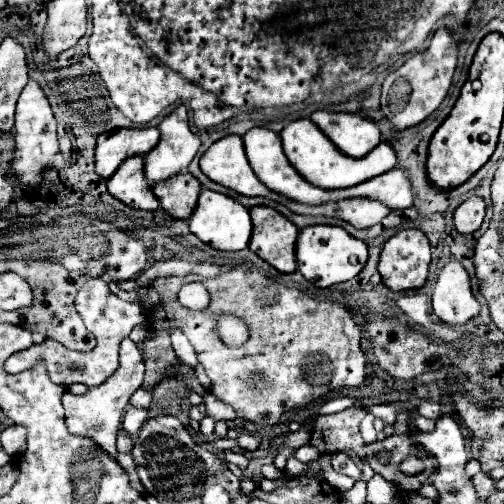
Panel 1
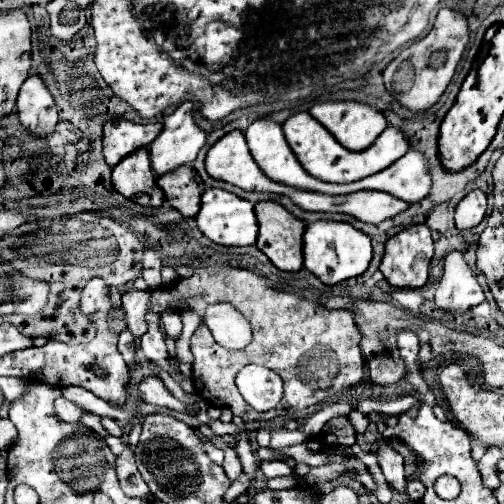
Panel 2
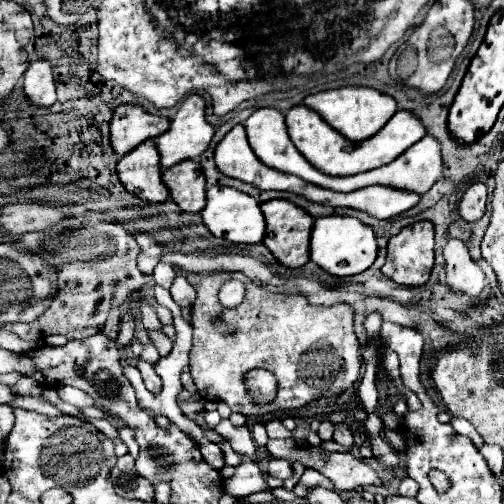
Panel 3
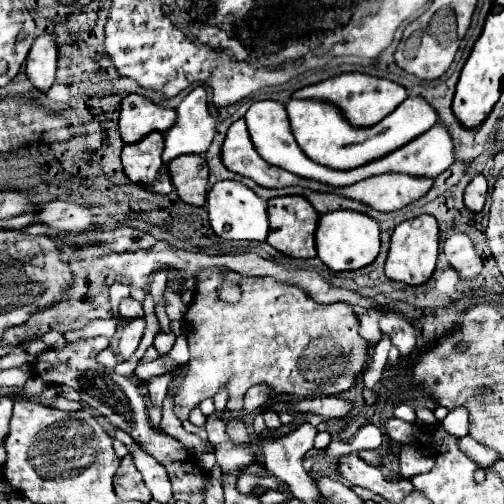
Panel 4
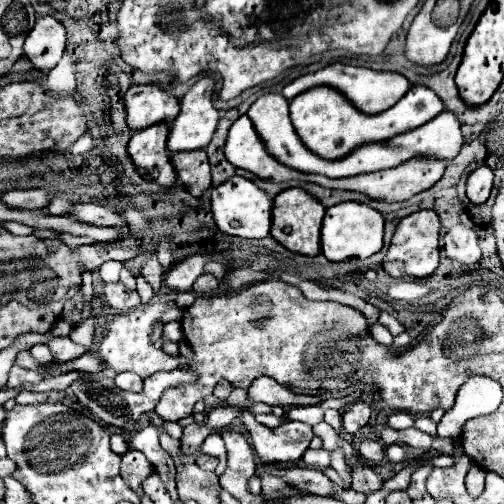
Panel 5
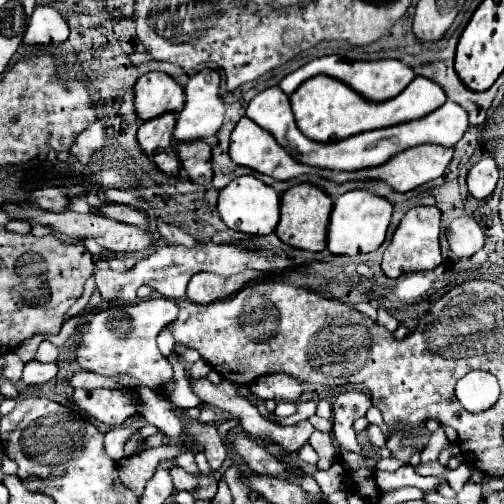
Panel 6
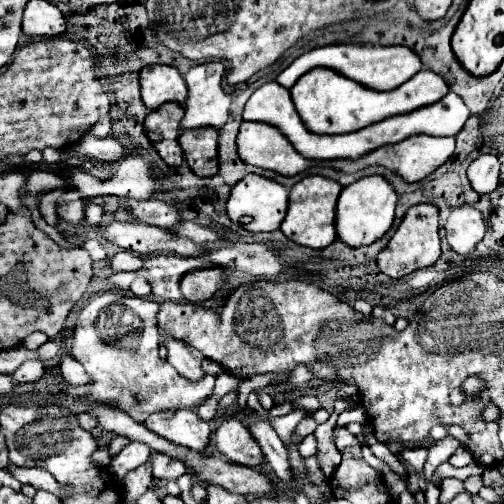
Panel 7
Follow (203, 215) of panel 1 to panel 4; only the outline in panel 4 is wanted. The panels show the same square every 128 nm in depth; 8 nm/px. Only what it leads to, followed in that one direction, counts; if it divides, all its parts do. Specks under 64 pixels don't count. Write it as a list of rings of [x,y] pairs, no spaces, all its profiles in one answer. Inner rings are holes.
[[[222,180],[216,182],[208,192],[208,218],[212,230],[220,238],[228,240],[258,240],[264,242],[270,228],[268,228],[268,212],[266,212],[266,200],[262,200],[256,192],[252,192],[246,184],[238,180]]]

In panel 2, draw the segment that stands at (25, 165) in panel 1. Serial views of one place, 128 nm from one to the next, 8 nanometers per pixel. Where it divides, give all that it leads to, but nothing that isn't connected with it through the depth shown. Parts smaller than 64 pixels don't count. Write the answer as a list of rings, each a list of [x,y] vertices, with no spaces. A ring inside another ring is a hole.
[[[38,74],[28,76],[18,92],[18,116],[24,128],[34,136],[46,136],[54,132],[58,110],[48,86]]]

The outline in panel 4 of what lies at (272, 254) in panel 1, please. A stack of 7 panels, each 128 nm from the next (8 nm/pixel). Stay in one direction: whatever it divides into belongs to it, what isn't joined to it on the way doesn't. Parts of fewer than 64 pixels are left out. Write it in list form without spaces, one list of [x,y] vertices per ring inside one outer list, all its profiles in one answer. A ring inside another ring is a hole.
[[[280,196],[268,200],[268,218],[270,218],[270,234],[268,244],[274,246],[278,252],[294,256],[294,258],[314,258],[314,230],[318,226],[320,214],[304,196]]]

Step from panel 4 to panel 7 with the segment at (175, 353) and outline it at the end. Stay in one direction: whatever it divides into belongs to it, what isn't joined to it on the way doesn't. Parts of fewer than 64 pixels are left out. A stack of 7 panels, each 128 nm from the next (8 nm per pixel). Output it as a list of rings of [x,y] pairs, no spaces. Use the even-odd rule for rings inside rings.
[[[116,292],[92,296],[80,312],[72,344],[72,356],[86,368],[92,382],[88,386],[70,386],[60,372],[54,372],[52,380],[70,396],[90,396],[94,400],[114,402],[132,418],[146,418],[150,412],[164,408],[192,408],[204,402],[214,388],[216,376],[206,374],[198,382],[192,382],[158,358],[158,308],[158,302],[138,296],[120,296]],[[110,338],[126,338],[126,344],[114,344]]]

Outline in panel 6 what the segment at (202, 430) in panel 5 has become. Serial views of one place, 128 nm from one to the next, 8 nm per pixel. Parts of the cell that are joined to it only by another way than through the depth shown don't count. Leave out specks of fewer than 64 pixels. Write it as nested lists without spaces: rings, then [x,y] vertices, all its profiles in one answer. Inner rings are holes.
[[[162,444],[158,448],[146,448],[144,452],[140,452],[140,456],[130,456],[130,458],[122,458],[120,460],[120,480],[126,488],[130,488],[136,498],[142,496],[146,482],[154,476],[156,466],[162,460],[170,460],[174,456],[180,454],[182,448],[178,446],[170,446],[170,444]]]

